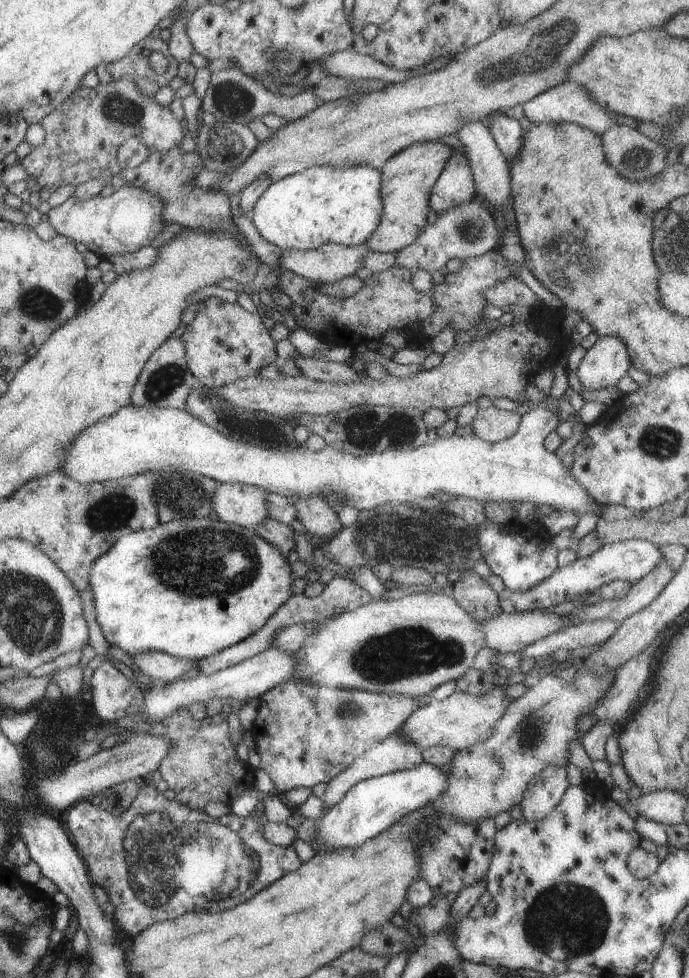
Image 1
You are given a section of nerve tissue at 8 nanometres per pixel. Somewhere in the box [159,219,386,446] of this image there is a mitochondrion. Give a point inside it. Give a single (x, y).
(243, 427)

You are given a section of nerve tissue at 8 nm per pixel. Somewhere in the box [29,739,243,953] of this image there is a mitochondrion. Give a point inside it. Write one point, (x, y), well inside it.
(43, 907)

